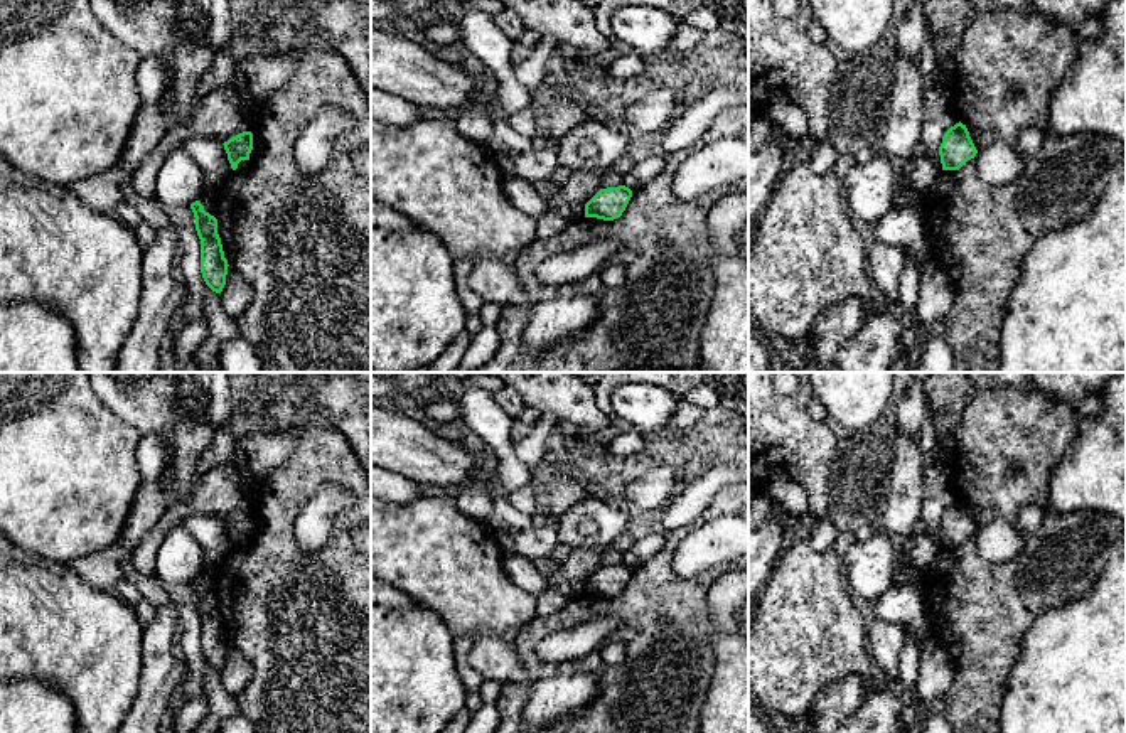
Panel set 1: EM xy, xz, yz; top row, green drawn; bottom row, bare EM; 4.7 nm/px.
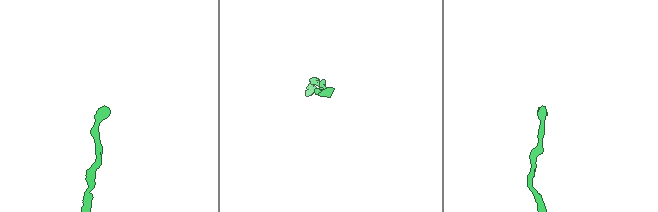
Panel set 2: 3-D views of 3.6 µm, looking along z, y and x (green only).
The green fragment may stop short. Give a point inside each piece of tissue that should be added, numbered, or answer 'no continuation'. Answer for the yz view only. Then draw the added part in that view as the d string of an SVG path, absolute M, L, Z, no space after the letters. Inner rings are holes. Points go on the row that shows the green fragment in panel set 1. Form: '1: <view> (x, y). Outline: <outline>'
no continuation

